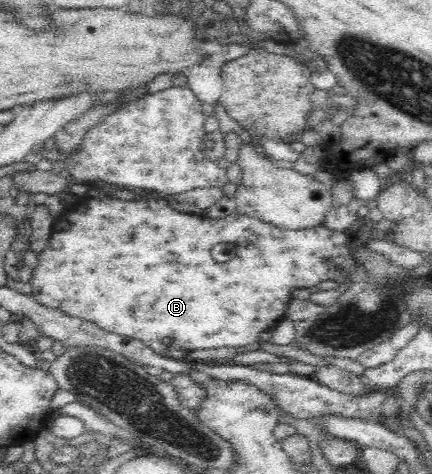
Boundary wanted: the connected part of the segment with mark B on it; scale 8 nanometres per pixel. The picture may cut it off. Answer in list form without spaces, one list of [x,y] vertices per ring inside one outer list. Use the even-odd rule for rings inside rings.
[[[83,196],[81,198],[75,198],[73,202],[67,206],[67,208],[64,208],[63,211],[57,216],[56,218],[57,222],[55,225],[53,225],[53,230],[51,232],[51,238],[49,238],[49,244],[47,244],[47,247],[42,251],[37,253],[37,268],[33,268],[32,270],[32,277],[29,283],[32,286],[32,293],[31,296],[34,297],[34,299],[38,302],[38,304],[41,304],[42,306],[45,306],[46,308],[51,308],[52,310],[59,310],[60,312],[63,312],[64,314],[67,314],[68,316],[71,316],[73,318],[79,318],[80,320],[87,320],[88,322],[91,322],[93,324],[97,324],[99,328],[102,328],[104,331],[107,332],[114,332],[116,335],[126,336],[127,338],[137,338],[137,340],[143,340],[143,344],[146,344],[149,346],[149,348],[152,348],[157,354],[163,355],[167,354],[170,349],[177,349],[181,350],[182,348],[187,349],[188,351],[193,350],[201,350],[204,348],[219,348],[222,346],[233,346],[233,348],[237,346],[245,346],[246,344],[251,344],[253,342],[258,342],[259,340],[259,334],[261,332],[270,331],[273,330],[277,325],[280,324],[280,321],[283,320],[283,317],[286,312],[286,305],[288,304],[289,300],[291,300],[291,290],[294,288],[311,288],[317,286],[319,282],[323,282],[323,280],[337,280],[337,282],[345,282],[345,274],[355,274],[355,270],[359,268],[359,266],[356,264],[356,260],[353,257],[352,250],[350,247],[350,236],[347,232],[344,231],[335,231],[328,229],[325,226],[318,226],[313,228],[304,228],[301,230],[289,230],[289,229],[283,229],[279,228],[276,225],[272,225],[269,223],[262,222],[258,219],[250,218],[249,216],[240,214],[240,213],[234,213],[230,216],[227,216],[223,219],[213,219],[207,217],[205,218],[205,215],[196,216],[195,214],[185,213],[185,212],[178,212],[176,208],[172,207],[165,198],[162,198],[161,200],[150,200],[147,198],[142,198],[140,200],[117,200],[117,198],[113,197],[106,197],[103,199],[97,199],[92,198],[88,196]],[[219,242],[237,242],[235,244],[235,258],[231,258],[229,262],[215,262],[213,258],[211,258],[211,248],[215,246],[215,244],[219,244]],[[163,338],[173,338],[173,344],[171,344],[171,348],[169,346],[163,346],[161,344],[161,340]]]

